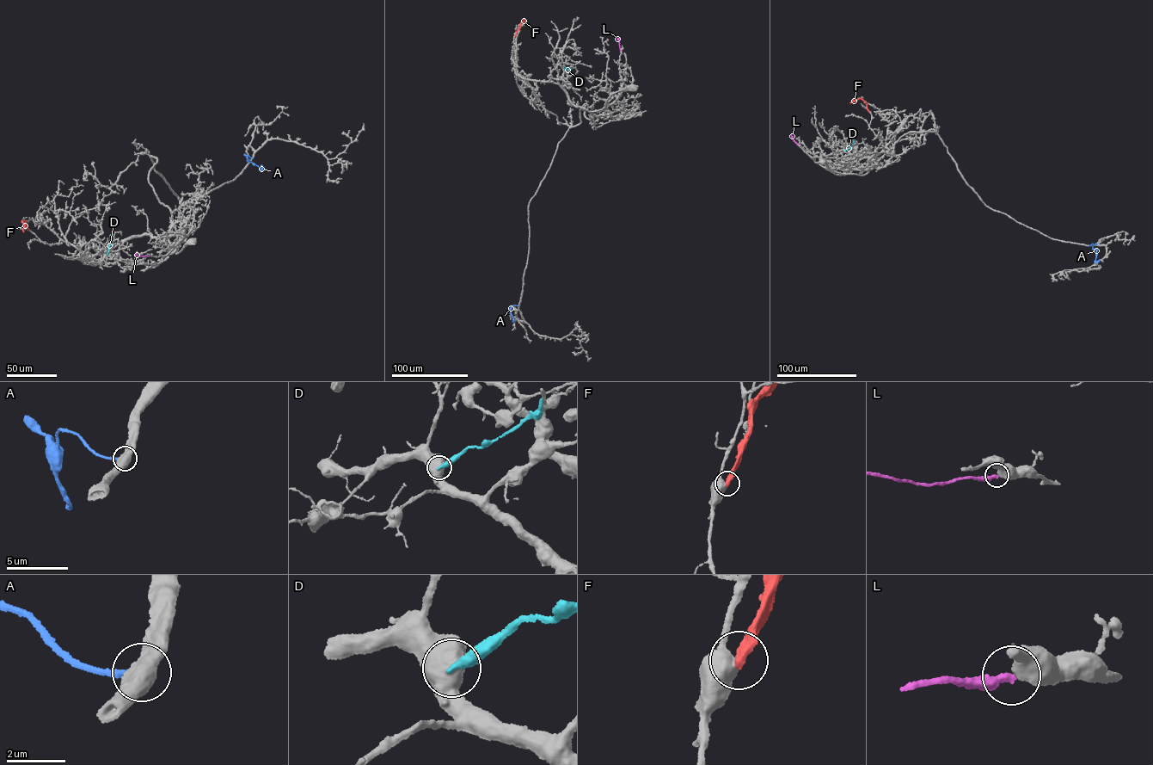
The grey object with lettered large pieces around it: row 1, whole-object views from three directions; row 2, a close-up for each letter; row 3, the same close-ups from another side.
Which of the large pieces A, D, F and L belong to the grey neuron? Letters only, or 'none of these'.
none of these

